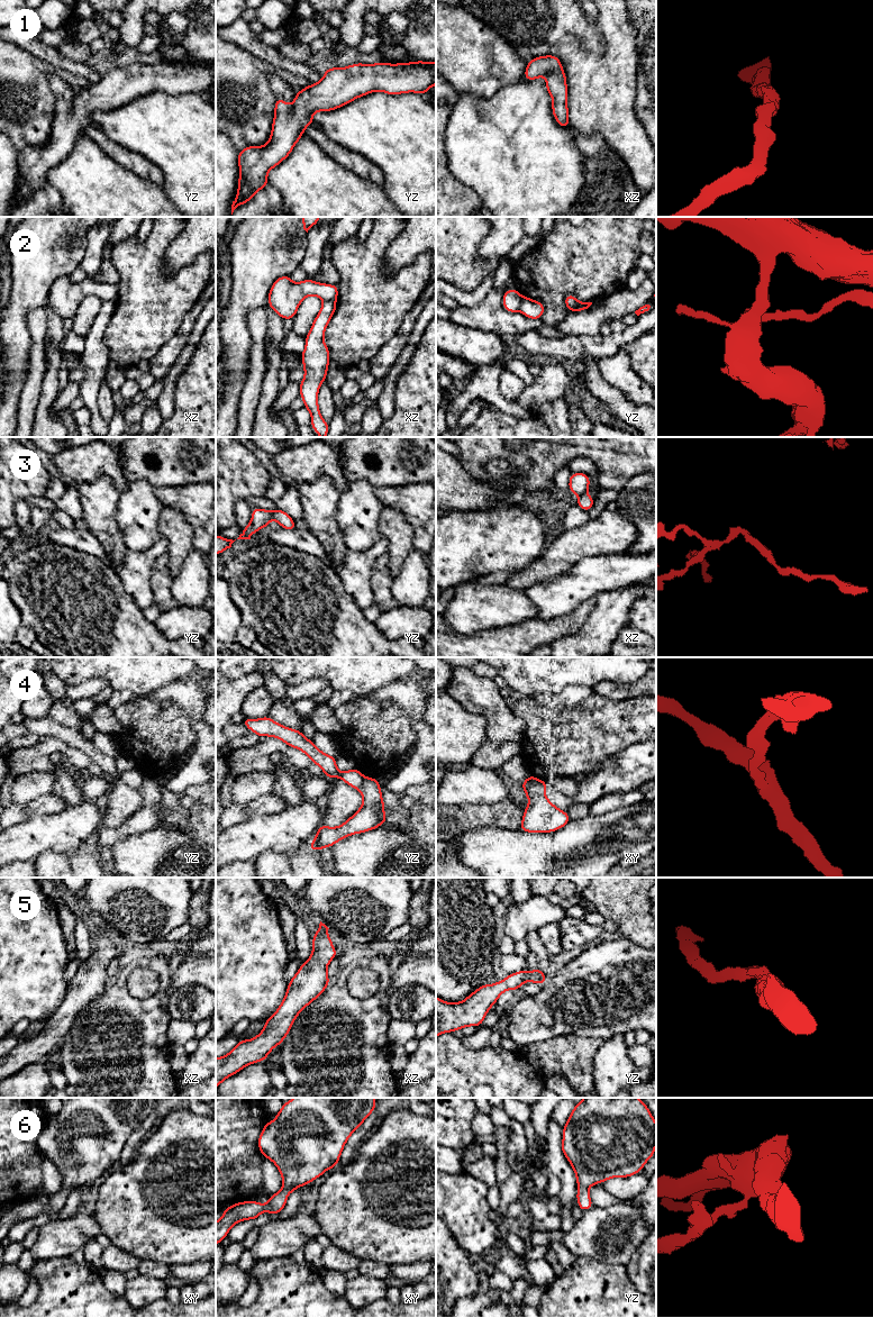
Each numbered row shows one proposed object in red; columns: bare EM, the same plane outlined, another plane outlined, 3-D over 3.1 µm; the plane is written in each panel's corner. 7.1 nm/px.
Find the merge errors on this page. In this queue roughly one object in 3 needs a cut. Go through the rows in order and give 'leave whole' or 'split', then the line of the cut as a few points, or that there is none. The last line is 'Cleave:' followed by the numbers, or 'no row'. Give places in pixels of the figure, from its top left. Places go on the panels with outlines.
1: leave whole; cut none
2: split; cut yz (521, 298), (518, 310)
3: split; cut yz (273, 511), (271, 518)
4: split; cut xy (538, 779), (532, 780), (523, 788)
5: leave whole; cut none
6: leave whole; cut none
Cleave: 2, 3, 4

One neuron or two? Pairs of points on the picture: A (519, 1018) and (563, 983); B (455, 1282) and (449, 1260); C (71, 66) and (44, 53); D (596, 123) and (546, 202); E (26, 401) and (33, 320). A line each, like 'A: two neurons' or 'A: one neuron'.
A: one neuron
B: one neuron
C: one neuron
D: two neurons
E: one neuron

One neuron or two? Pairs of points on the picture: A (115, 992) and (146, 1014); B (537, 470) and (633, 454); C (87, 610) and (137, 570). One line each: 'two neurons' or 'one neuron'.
A: one neuron
B: one neuron
C: two neurons

